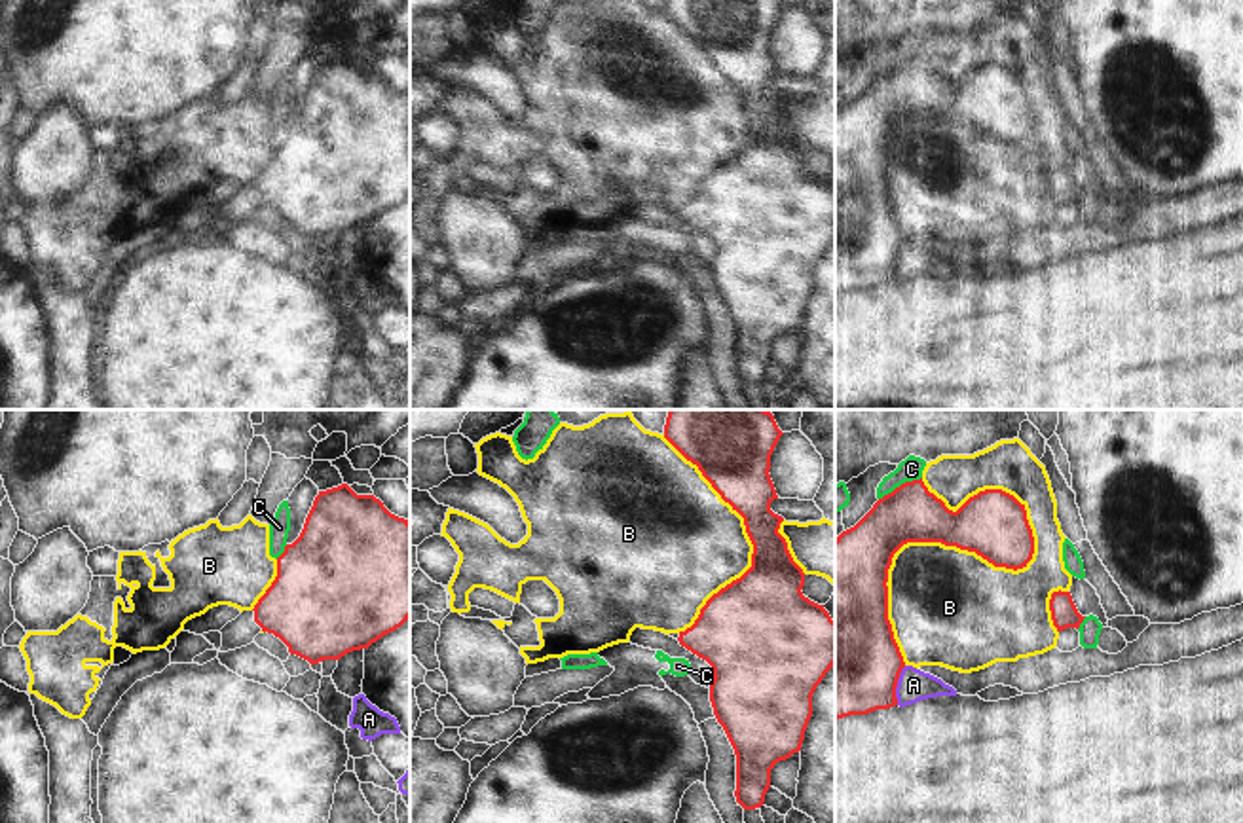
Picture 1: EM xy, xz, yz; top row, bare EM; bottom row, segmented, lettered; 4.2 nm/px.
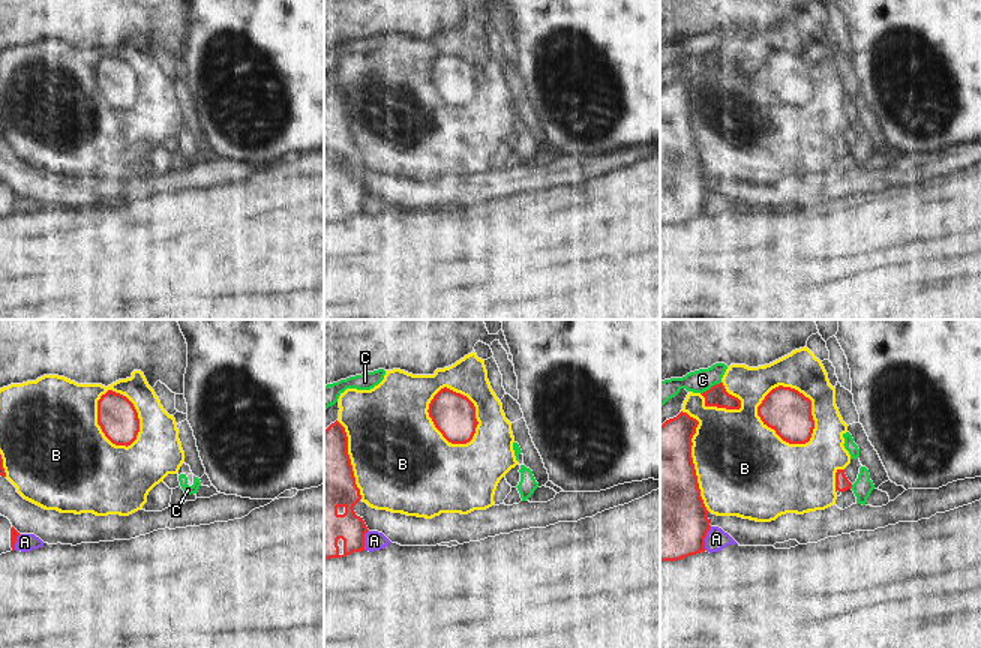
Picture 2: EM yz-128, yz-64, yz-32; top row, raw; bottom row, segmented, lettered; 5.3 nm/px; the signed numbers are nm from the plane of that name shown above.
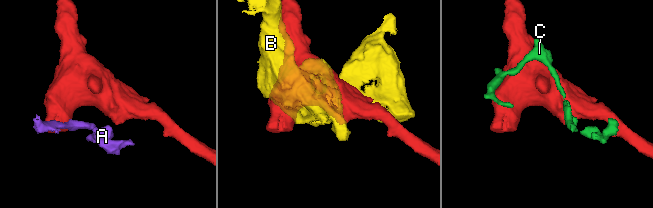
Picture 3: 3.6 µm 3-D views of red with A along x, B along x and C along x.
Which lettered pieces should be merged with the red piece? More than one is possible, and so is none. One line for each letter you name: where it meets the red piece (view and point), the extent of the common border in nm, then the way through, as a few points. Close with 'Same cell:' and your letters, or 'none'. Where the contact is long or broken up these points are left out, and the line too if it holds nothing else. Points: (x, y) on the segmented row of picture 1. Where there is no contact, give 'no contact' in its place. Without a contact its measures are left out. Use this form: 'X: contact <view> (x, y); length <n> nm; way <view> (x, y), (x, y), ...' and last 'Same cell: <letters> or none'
Same cell: none

